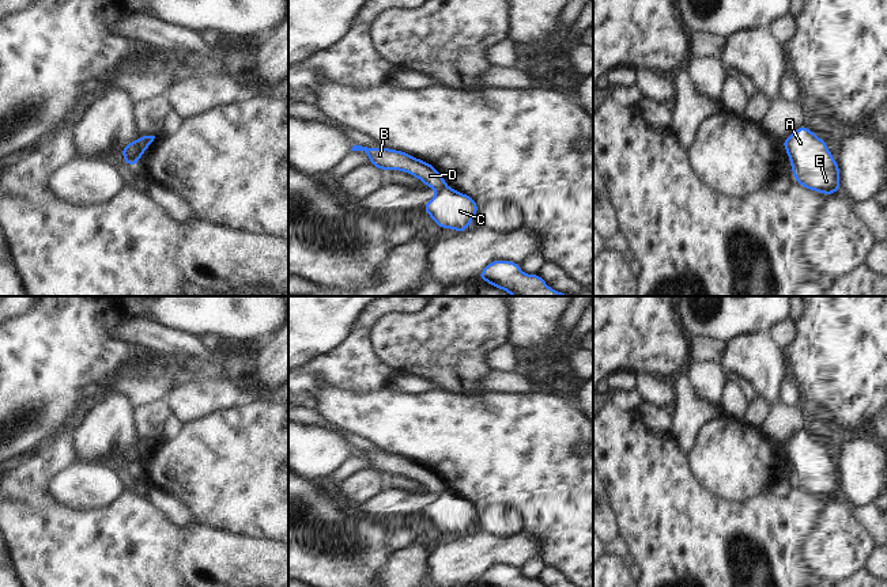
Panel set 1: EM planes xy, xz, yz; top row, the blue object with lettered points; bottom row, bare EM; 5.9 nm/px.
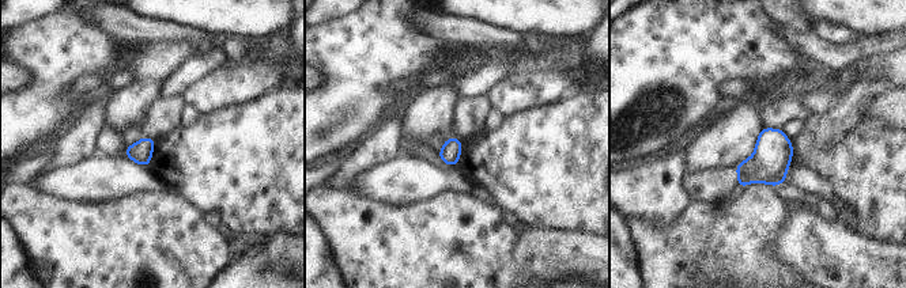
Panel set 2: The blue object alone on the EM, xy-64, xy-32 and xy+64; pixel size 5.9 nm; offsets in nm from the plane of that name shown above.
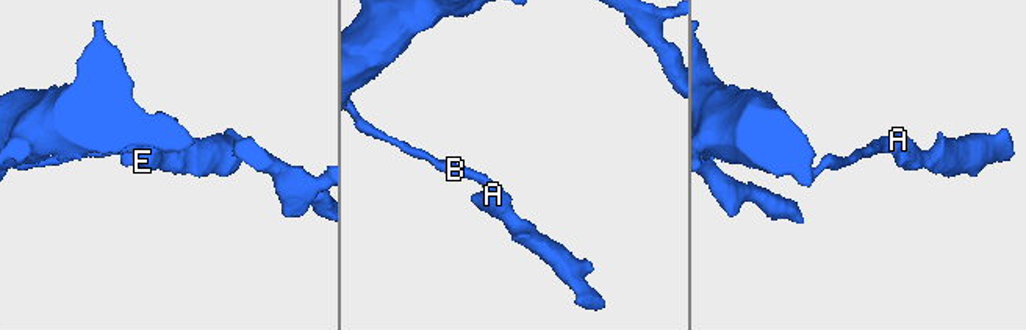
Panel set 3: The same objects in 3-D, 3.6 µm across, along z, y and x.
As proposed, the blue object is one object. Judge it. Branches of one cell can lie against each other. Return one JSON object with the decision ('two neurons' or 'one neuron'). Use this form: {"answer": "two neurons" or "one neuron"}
{"answer": "two neurons"}

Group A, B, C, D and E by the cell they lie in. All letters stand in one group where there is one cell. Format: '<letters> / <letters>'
A C E / B D

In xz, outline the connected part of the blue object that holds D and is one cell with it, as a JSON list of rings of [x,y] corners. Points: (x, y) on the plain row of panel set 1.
[[[354,450],[351,455],[365,455],[370,461],[370,469],[386,474],[401,474],[426,488],[426,492],[441,495],[445,491],[444,481],[435,472],[424,465],[419,465],[405,457],[397,454],[367,452],[362,450]]]

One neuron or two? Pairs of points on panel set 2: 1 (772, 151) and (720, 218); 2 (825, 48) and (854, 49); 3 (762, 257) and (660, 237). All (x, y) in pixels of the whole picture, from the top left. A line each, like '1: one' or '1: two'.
1: two
2: one
3: one

